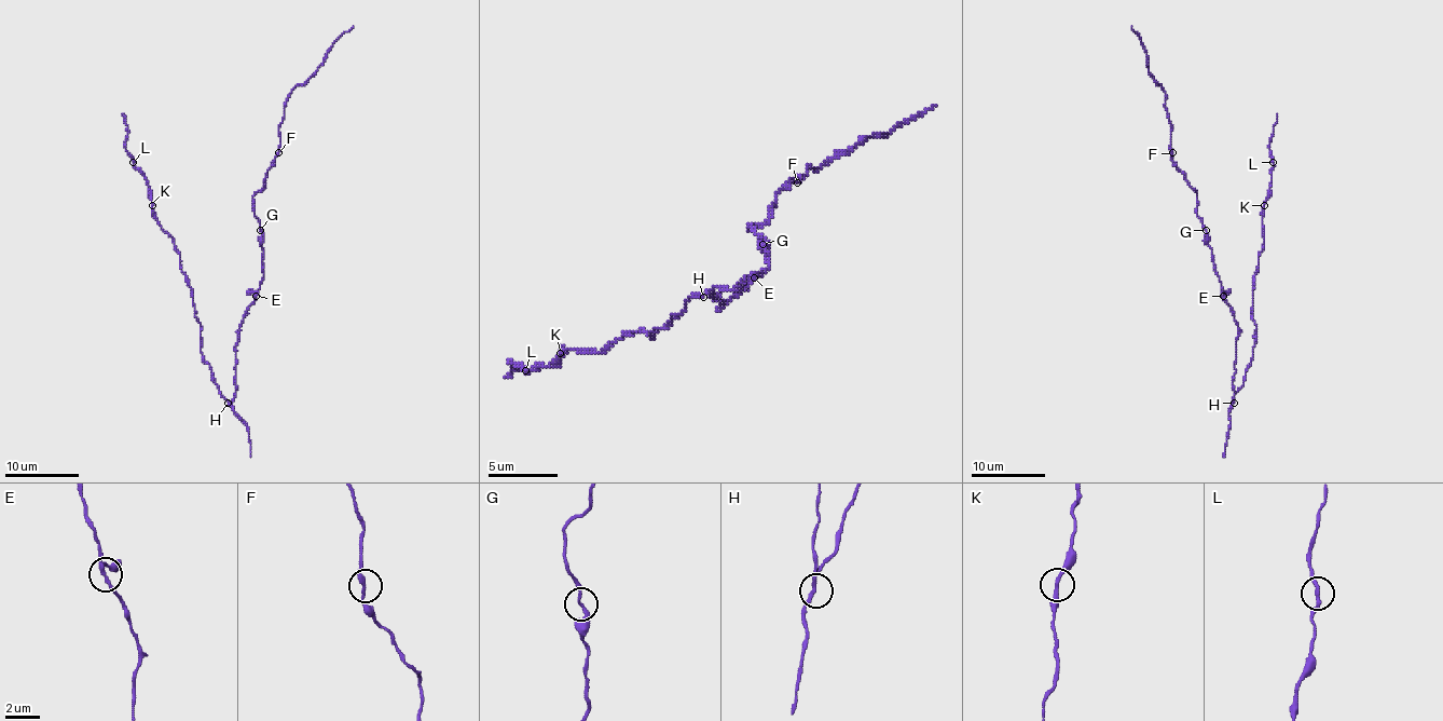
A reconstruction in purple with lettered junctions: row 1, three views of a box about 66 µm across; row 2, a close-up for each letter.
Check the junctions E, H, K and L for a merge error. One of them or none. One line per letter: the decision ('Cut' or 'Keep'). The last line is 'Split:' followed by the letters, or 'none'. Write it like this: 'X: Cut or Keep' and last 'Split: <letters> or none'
E: Keep
H: Keep
K: Keep
L: Keep
Split: none

